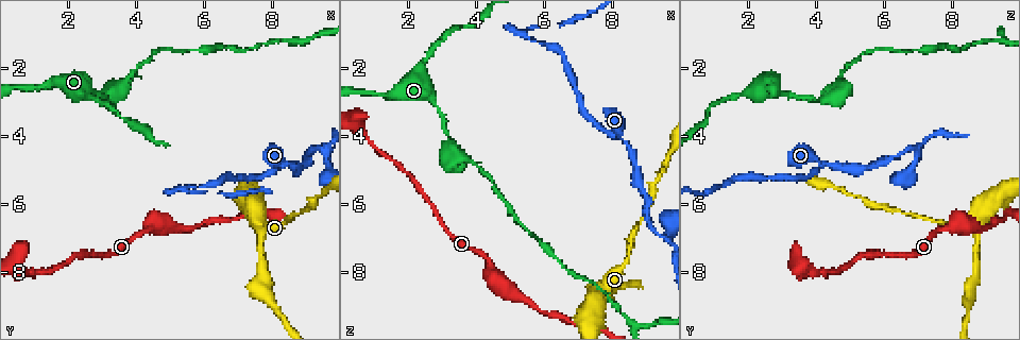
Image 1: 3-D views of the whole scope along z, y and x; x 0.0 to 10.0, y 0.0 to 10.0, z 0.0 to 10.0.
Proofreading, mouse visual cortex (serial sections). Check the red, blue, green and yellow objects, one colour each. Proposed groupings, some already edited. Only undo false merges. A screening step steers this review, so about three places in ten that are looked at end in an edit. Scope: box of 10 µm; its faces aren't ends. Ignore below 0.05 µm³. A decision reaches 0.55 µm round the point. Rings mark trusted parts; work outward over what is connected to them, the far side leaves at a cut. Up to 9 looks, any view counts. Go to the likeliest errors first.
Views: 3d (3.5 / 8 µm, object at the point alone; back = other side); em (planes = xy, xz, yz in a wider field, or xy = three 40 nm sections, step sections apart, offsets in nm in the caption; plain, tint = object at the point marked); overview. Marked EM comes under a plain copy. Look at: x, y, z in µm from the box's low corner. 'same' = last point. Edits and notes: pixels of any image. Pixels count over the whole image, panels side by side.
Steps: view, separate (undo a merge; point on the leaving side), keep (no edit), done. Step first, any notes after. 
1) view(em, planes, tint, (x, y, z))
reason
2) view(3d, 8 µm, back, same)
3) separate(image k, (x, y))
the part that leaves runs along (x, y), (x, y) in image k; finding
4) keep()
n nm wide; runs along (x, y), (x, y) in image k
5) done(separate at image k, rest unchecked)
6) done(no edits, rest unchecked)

view(3d, 3.5 µm, (5.45, 5.55, 1.05))
abrupt turn

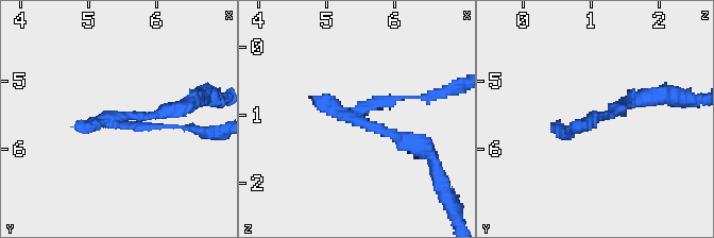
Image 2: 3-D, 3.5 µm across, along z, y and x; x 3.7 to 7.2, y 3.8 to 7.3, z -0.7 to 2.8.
view(em, xy, step 3, tint, (5.45, 5.55, 1.05))

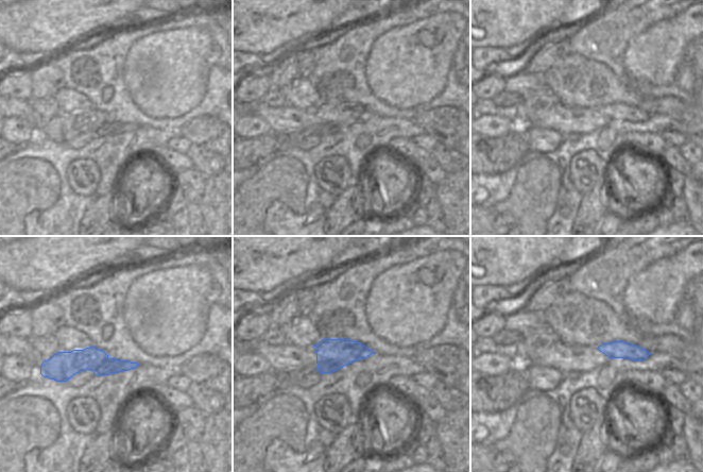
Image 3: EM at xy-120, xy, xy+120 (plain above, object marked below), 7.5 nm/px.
separate(image 2, (154, 126))
a second cell is stuck on

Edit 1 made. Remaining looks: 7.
view(3d, 3.5 µm, (9.40, 4.45, 6.90))
three-way junction

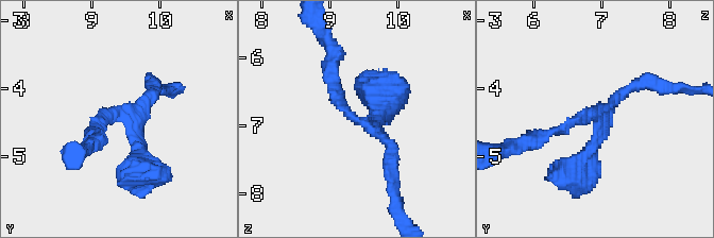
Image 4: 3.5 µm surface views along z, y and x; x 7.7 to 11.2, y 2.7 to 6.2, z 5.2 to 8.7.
keep()
one cell here

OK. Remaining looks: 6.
view(3d, 3.5 µm, (2.50, 2.80, 1.75))
calibre changes

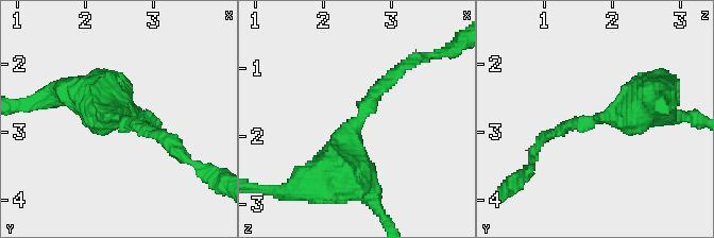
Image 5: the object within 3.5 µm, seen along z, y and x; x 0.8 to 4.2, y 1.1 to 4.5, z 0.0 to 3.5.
view(em, xy, step 3, tint, (2.55, 2.80, 1.80))
arms of 150, 600 nm; now the EM

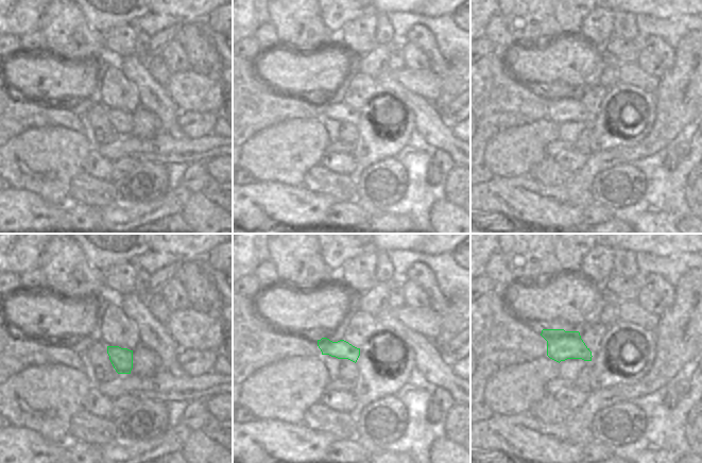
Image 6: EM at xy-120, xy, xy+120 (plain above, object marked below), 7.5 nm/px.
keep()
runs along (341, 177), (361, 113), (401, 69) in image 5; all the same cell

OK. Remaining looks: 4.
view(3d, 3.5 µm, (3.30, 2.80, 4.50))
thick turns thin

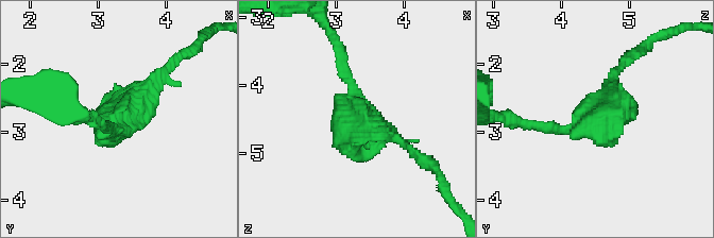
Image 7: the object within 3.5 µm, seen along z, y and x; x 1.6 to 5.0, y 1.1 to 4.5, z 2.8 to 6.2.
keep()
runs along (339, 56), (353, 113), (402, 143) in image 7; one cell here

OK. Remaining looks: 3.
done(separate at image 2, rest unchecked)

